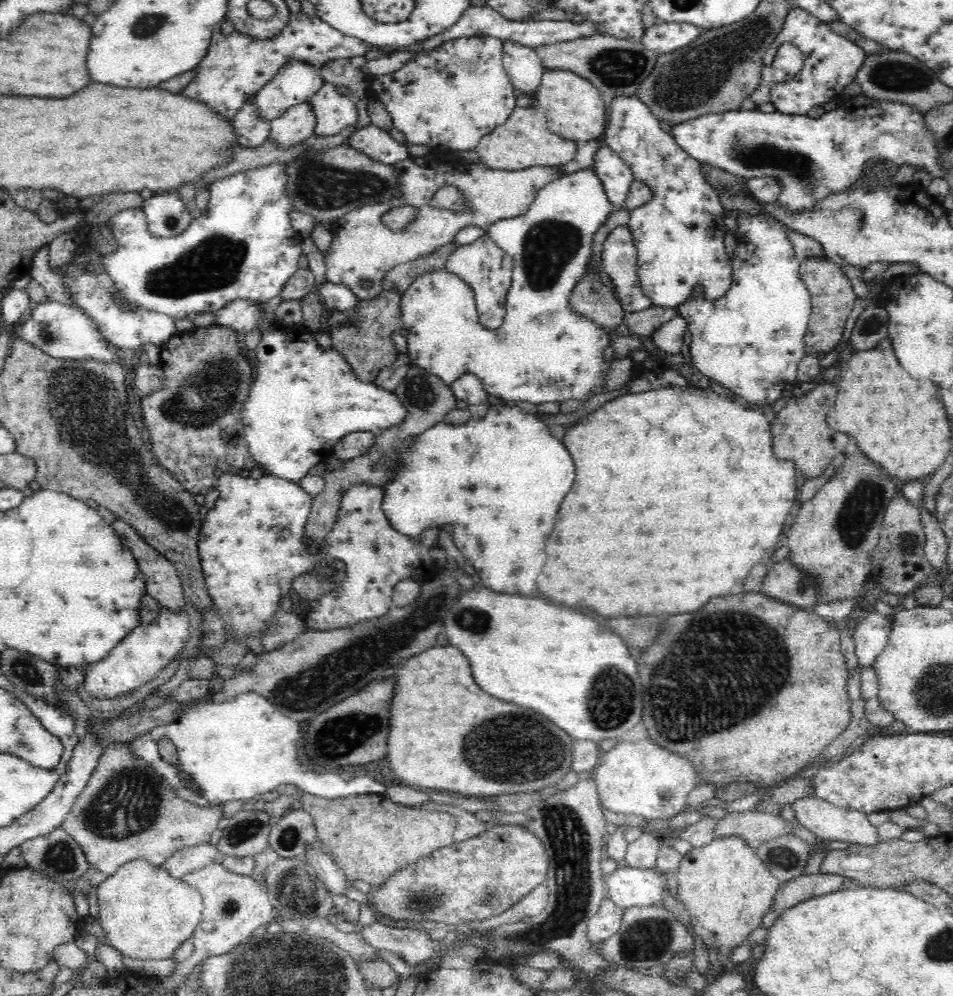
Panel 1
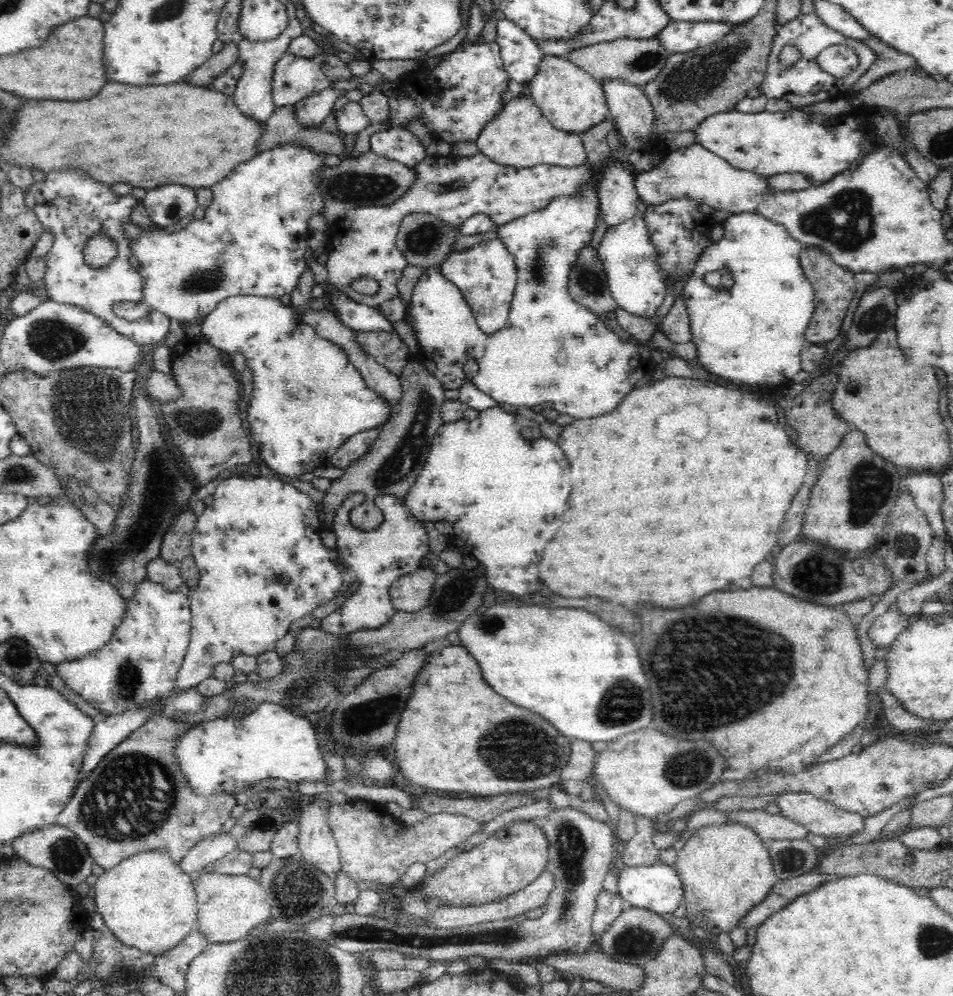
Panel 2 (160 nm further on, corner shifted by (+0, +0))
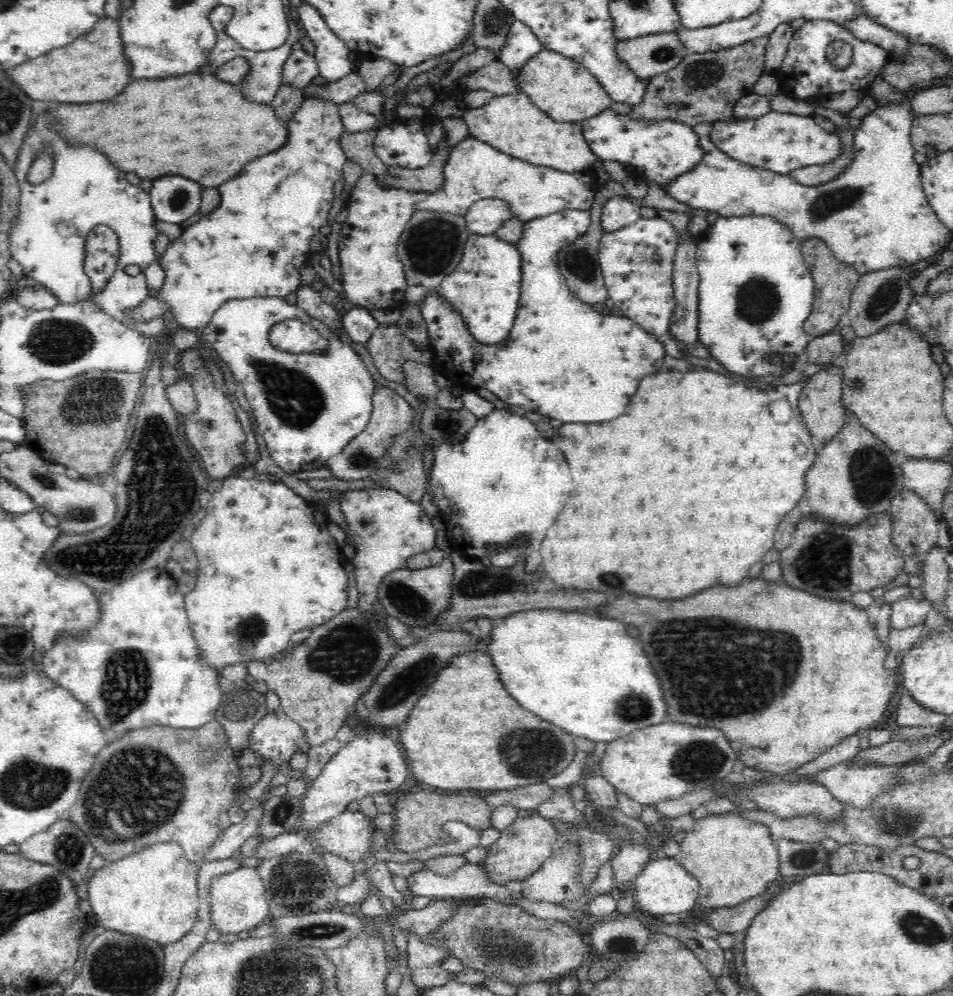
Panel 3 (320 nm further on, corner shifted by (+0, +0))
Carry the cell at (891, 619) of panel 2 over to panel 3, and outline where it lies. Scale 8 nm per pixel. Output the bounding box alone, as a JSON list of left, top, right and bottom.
[889,594,932,630]

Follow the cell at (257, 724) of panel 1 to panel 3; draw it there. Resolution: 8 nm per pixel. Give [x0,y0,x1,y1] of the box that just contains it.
[248,707,310,766]

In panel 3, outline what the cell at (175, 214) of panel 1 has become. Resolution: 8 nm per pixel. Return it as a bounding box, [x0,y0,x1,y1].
[150,176,203,224]

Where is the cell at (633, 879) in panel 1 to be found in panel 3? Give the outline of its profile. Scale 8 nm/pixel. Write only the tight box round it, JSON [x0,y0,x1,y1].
[629,858,700,918]

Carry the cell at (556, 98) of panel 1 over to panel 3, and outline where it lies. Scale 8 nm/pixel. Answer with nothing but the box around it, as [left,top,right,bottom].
[515,48,613,123]

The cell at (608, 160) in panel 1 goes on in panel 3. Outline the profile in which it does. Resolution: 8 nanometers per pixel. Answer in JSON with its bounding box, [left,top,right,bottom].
[601,196,640,232]

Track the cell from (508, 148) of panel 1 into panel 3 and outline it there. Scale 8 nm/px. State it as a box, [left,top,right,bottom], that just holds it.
[461,92,598,173]

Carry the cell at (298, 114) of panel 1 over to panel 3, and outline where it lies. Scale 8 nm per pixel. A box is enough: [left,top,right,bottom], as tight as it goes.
[303,70,367,106]

